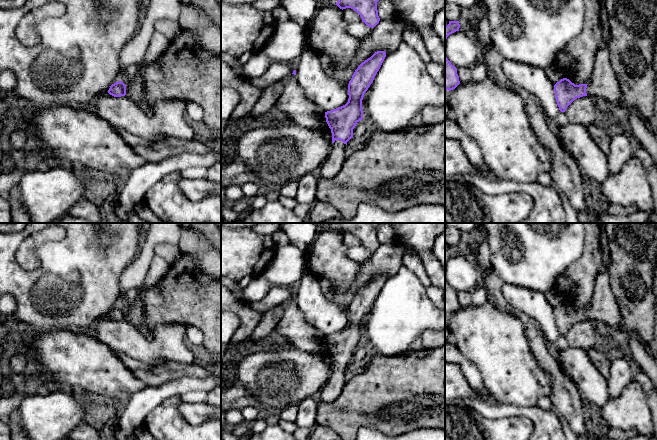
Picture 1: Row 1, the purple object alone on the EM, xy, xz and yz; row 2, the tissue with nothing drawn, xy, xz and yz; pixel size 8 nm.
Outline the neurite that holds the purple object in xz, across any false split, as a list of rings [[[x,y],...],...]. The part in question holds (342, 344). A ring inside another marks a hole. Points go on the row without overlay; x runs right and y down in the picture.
[[[377,275],[362,286],[348,308],[348,326],[325,336],[326,346],[332,357],[332,371],[328,381],[320,390],[320,400],[332,403],[341,394],[346,384],[347,366],[353,361],[353,353],[363,343],[362,324],[373,306],[384,283],[385,275]]]

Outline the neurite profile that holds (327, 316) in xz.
[[[303,274],[297,284],[296,301],[306,321],[325,336],[348,326],[348,310],[330,301],[320,287],[320,280],[311,274]]]

